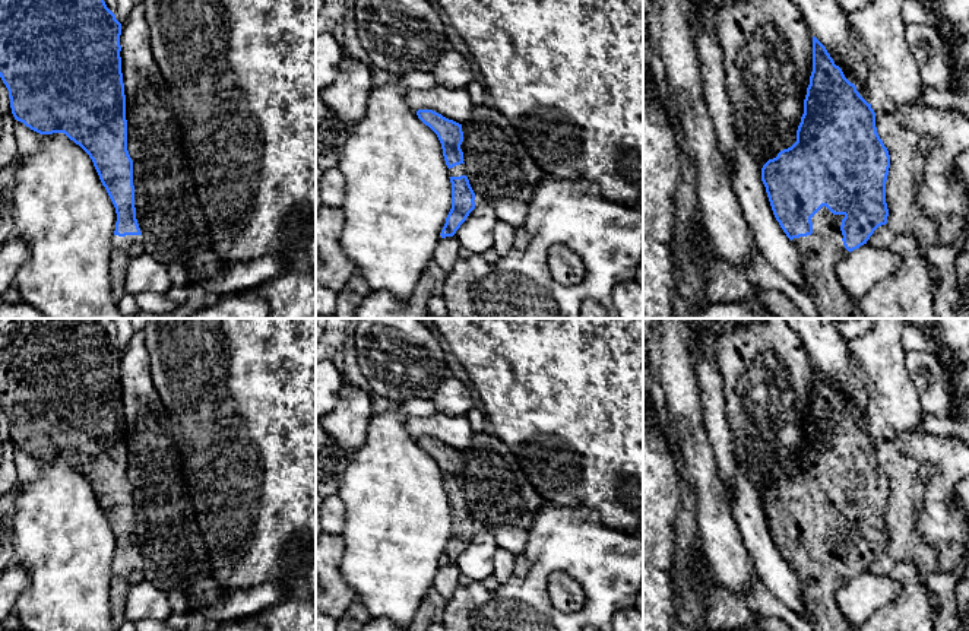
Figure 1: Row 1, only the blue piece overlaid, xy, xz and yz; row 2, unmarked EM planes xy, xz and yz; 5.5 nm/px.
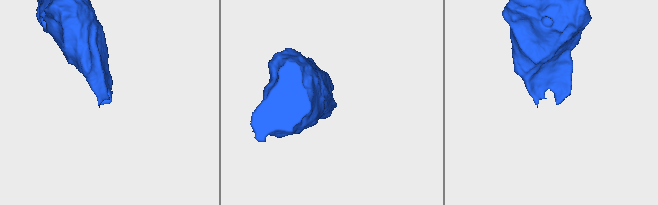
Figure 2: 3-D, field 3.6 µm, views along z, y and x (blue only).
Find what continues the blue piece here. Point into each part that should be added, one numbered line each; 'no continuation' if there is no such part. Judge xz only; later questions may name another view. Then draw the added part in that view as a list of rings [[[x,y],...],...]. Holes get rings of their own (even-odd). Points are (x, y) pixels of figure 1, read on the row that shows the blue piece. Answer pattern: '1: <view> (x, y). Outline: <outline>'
1: xz (459, 170). Outline: [[[465,164],[456,165],[449,169],[449,177],[460,177],[460,175],[466,175]]]

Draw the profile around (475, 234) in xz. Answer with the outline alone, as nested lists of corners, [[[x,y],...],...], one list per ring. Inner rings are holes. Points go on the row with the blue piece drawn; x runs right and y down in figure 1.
[[[479,203],[456,231],[455,237],[472,254],[484,254],[494,245],[494,228],[498,222],[495,212]]]

